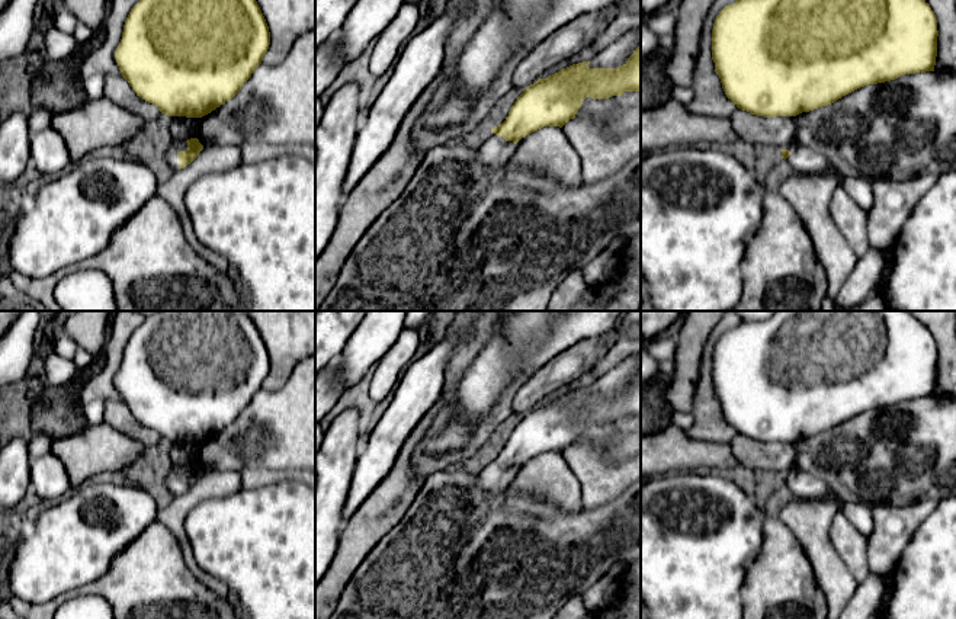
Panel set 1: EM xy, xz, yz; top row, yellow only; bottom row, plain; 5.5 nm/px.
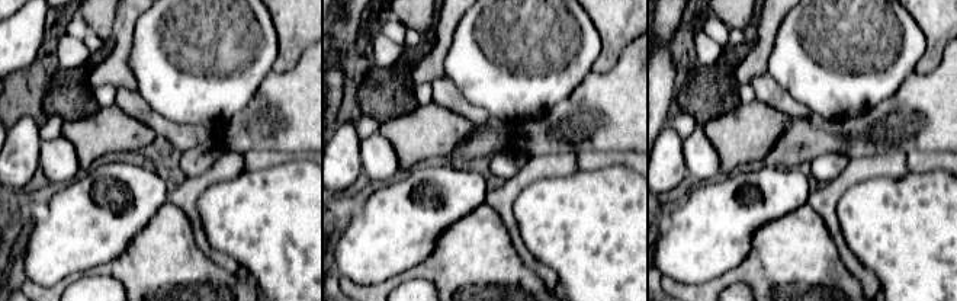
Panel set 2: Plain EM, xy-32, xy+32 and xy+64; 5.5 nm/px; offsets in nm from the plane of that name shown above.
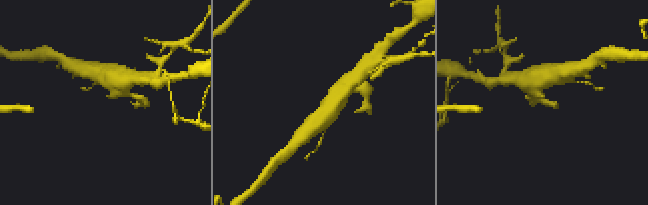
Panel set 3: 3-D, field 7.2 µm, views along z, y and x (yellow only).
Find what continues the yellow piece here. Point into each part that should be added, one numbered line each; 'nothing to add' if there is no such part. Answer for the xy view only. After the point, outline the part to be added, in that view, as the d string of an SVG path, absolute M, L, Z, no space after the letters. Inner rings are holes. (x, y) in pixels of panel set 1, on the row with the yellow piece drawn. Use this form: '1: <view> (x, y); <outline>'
1: xy (170, 153); M173 141L167 148L161 150L161 157L176 171L180 169L177 153L186 150L187 150L186 141Z

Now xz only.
1: xz (494, 151); M490 132L478 150L475 166L498 167L506 164L514 145L513 141L506 141L503 137Z

